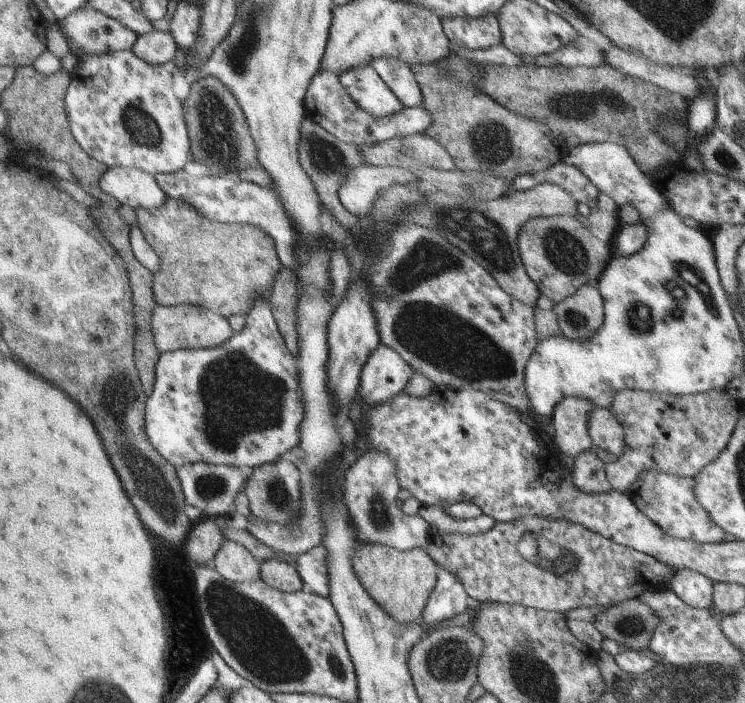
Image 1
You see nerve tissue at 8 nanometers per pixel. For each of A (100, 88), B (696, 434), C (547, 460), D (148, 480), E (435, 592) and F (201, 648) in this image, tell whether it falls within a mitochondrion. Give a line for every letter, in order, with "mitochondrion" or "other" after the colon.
A: other
B: mitochondrion
C: other
D: mitochondrion
E: other
F: mitochondrion

